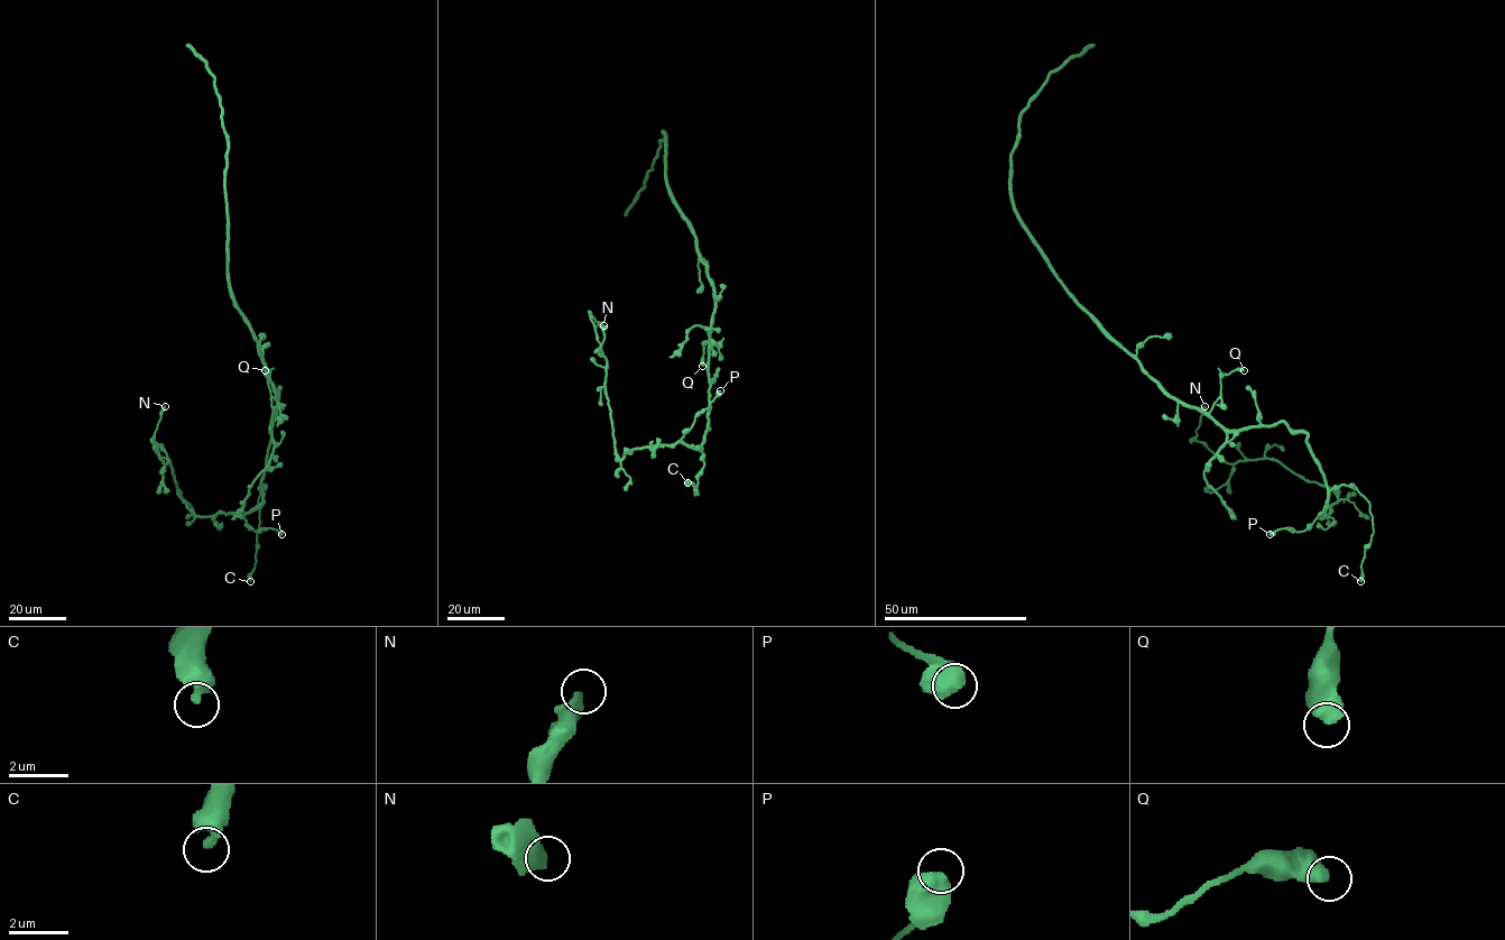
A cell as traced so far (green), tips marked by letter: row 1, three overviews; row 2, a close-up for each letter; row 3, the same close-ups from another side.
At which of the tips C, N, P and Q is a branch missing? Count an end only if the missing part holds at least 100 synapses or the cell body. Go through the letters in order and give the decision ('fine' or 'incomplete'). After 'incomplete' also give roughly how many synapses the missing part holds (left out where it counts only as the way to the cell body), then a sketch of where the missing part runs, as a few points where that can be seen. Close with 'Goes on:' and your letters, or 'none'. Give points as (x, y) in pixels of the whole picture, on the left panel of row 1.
C: fine
N: fine
P: fine
Q: fine
Goes on: none

